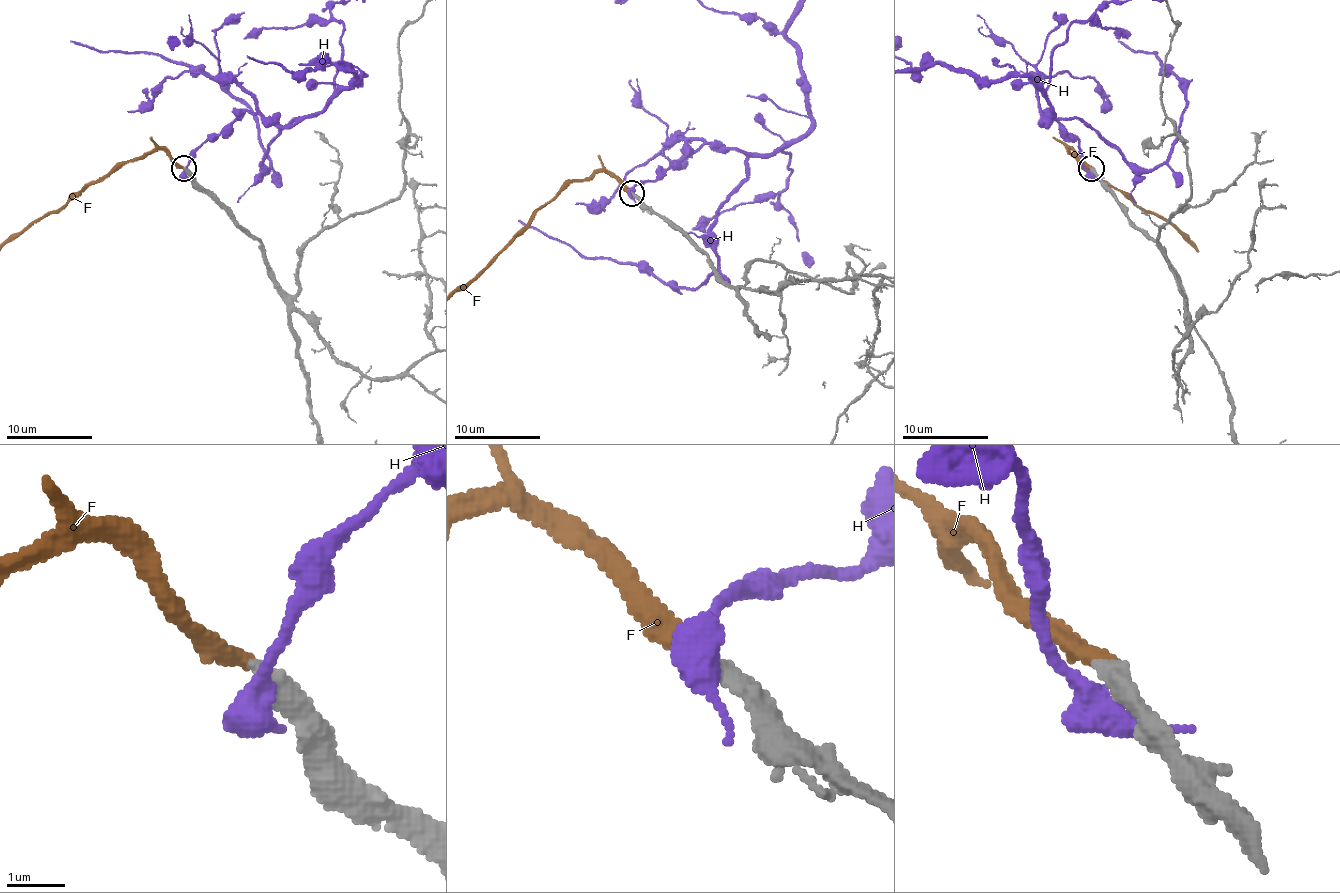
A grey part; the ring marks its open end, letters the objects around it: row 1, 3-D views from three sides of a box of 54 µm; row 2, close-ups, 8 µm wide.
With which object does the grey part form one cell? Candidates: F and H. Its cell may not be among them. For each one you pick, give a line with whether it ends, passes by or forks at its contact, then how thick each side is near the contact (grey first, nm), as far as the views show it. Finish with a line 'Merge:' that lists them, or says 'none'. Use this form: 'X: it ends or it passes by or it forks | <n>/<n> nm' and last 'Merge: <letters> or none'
F: it ends | 340/360 nm
Merge: F

